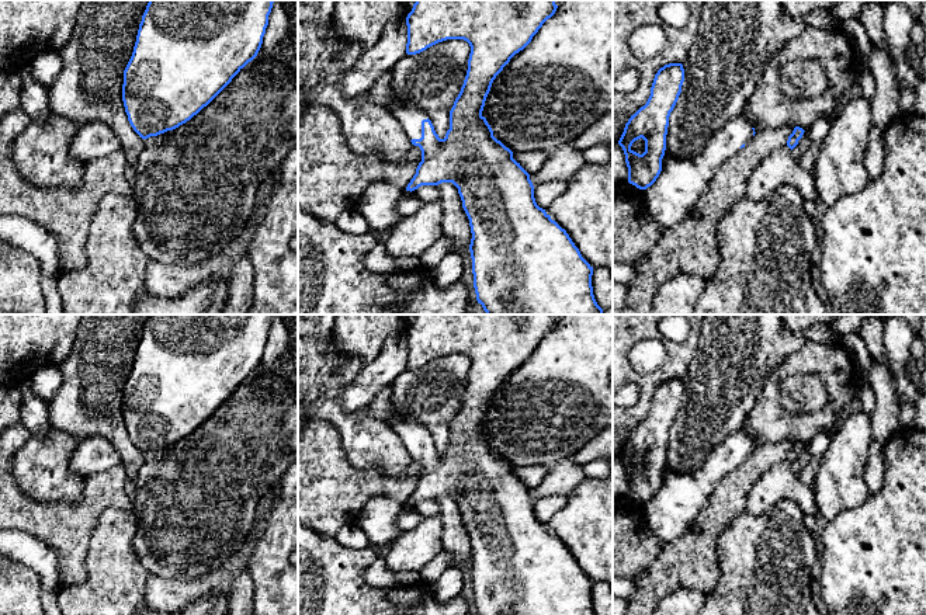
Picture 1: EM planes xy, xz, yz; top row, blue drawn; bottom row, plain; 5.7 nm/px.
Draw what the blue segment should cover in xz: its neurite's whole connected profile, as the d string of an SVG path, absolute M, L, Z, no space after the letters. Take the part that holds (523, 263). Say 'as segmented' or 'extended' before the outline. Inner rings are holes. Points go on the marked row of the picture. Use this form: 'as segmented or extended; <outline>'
extended; M416 0L406 17L407 55L420 53L447 39L464 39L471 46L467 76L450 111L450 129L444 139L438 138L431 121L420 108L393 98L389 73L379 77L367 93L368 101L391 112L412 145L422 150L422 161L406 191L412 192L422 185L441 183L452 183L458 188L472 233L469 251L476 300L486 315L603 315L593 295L593 267L582 257L566 230L537 205L530 174L513 159L513 152L493 136L490 125L482 115L496 76L516 53L531 42L556 8L555 0Z

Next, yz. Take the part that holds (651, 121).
extended; M682 63L660 67L646 104L631 115L618 140L625 154L628 183L645 191L648 211L665 230L684 219L708 185L714 170L745 147L756 133L750 122L738 115L711 136L701 154L684 160L667 157L669 117L683 81ZM641 138L645 140L642 154L631 149Z

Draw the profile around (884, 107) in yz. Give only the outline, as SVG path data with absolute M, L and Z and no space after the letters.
M877 48L868 58L868 69L875 80L875 95L871 101L873 126L884 132L901 115L896 72L889 56Z

